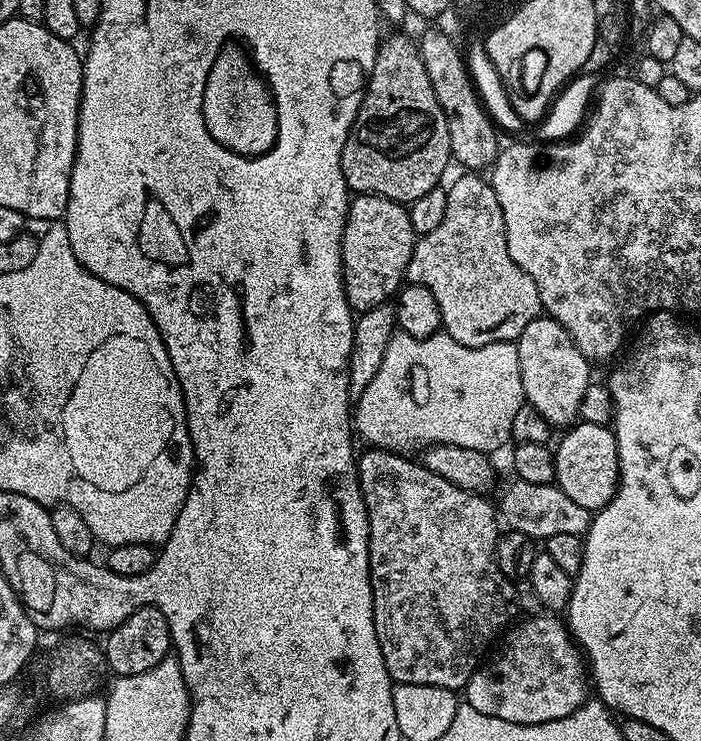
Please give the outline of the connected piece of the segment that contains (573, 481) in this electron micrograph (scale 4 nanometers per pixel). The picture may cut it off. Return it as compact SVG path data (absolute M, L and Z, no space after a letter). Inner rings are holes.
M580 422L565 432L568 433L561 438L560 445L555 445L554 448L556 457L554 483L564 491L566 498L578 502L578 506L595 514L608 505L620 485L620 463L615 431L603 424Z

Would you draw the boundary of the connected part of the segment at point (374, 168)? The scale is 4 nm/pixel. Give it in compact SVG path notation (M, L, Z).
M408 36L381 39L364 100L342 150L342 174L349 189L356 194L385 196L407 206L441 183L440 175L451 160L448 116L442 106L438 106L438 94L434 94L434 86L430 86L430 74L426 74L417 41Z

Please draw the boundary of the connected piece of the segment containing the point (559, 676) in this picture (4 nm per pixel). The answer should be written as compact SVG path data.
M541 614L521 620L520 628L512 626L503 633L499 641L500 649L498 644L468 679L466 703L474 706L474 710L482 710L482 714L490 714L490 718L502 718L506 722L519 724L541 724L574 714L574 710L581 708L590 696L590 672L583 651L572 639L572 633L563 619L552 614Z

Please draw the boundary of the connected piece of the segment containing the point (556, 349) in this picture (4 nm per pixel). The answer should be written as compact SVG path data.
M541 314L534 322L530 322L530 326L522 330L519 340L515 341L515 346L518 350L518 362L522 366L522 390L526 403L534 406L534 410L538 410L538 414L542 414L542 418L546 418L550 425L571 425L580 415L582 394L586 394L586 386L590 382L588 376L590 362L584 357L582 350L578 350L567 330L547 314Z

